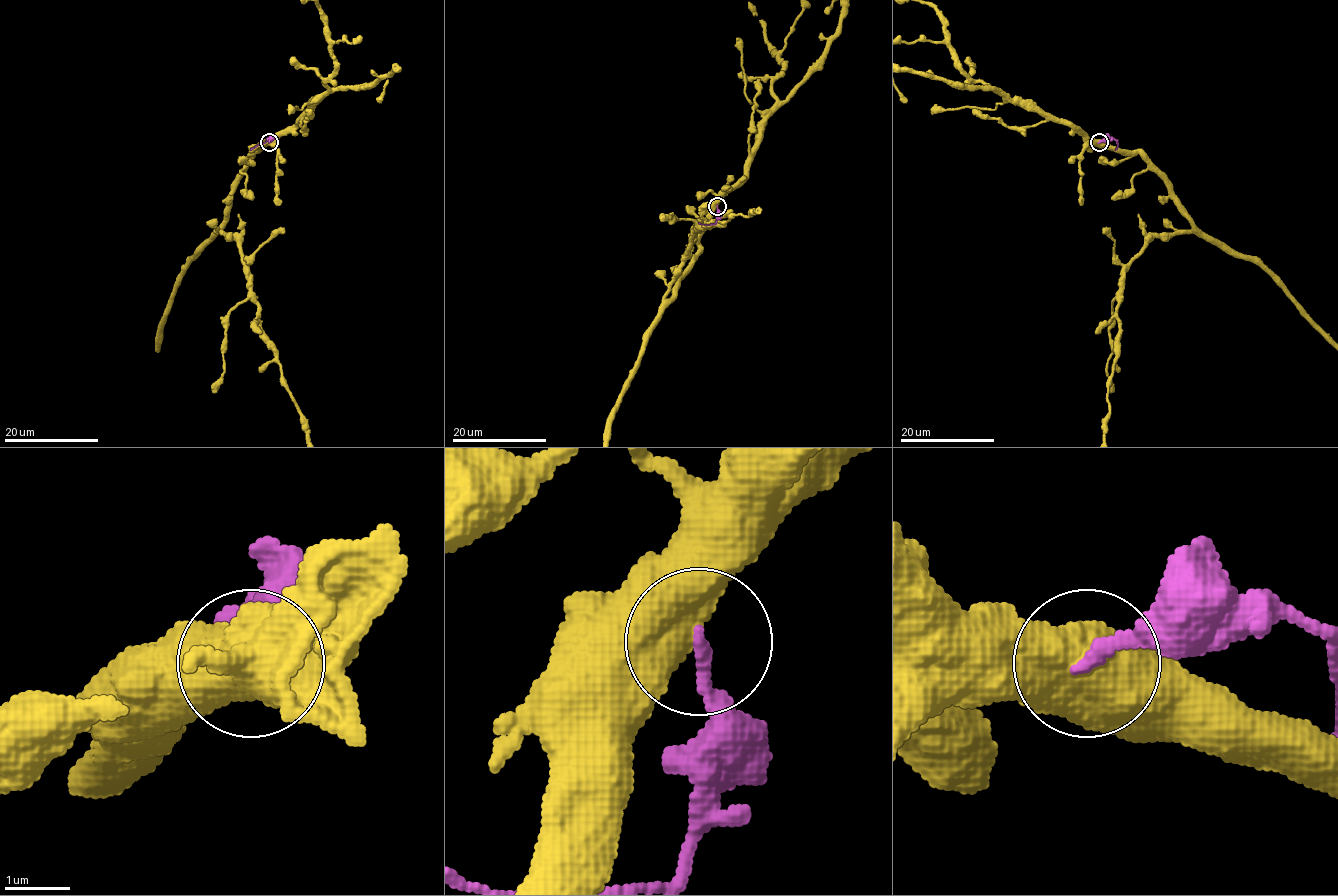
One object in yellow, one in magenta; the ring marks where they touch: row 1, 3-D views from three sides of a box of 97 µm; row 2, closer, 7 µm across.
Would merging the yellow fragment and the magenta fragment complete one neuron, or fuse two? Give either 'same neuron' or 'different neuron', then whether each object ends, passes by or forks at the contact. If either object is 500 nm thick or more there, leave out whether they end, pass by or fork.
different neuron

